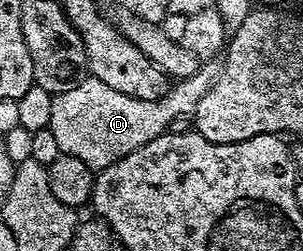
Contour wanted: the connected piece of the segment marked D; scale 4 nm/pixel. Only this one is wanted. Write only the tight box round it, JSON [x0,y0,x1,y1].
[48,77,201,169]

